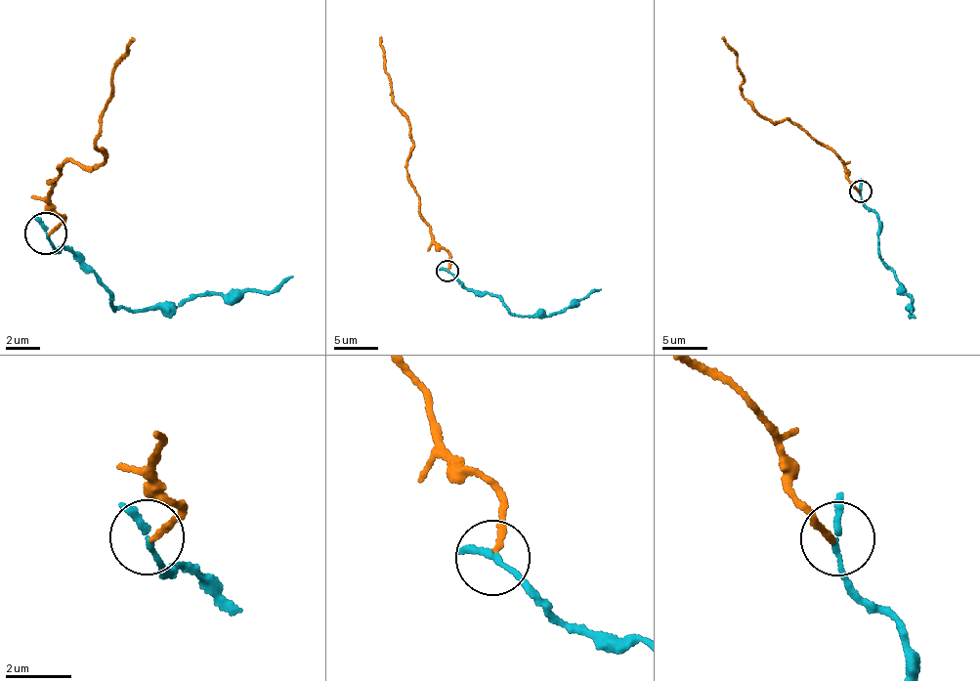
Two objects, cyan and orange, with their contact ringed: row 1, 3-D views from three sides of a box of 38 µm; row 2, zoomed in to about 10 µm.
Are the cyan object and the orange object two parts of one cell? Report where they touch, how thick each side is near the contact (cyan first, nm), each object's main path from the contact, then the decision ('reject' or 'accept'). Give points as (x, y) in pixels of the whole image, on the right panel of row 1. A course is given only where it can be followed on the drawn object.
(860, 191) | 160/160 nm | cyan via (861, 191), (862, 202), (875, 215), (878, 255), (892, 270), (913, 302), (910, 315), (916, 318) | orange via (858, 191), (840, 157), (788, 120), (771, 122), (743, 96), (745, 74), (737, 64), (737, 51), (721, 37) | reject

